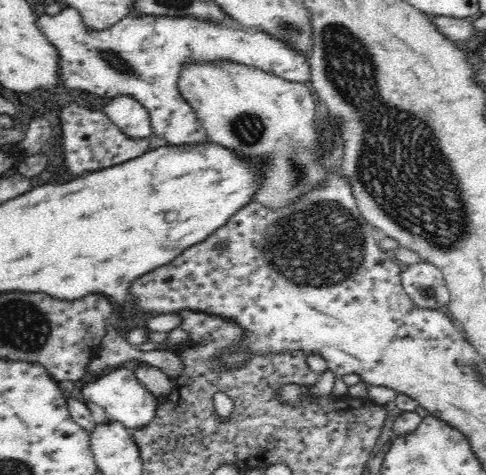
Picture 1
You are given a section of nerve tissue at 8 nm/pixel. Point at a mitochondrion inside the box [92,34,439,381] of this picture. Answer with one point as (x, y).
(322, 244)

